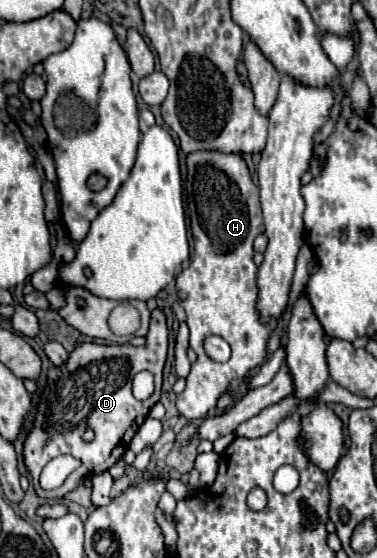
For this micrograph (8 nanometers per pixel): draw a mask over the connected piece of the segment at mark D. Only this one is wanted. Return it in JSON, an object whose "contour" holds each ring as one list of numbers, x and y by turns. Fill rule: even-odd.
{"contour":[[155,308,151,312,145,346,135,348,131,344,85,342,69,354,69,360,61,368,51,368,47,372,47,388,39,398,35,428,29,432,23,446,25,464,33,476,35,492,41,498,63,498,67,492,75,490,85,476,109,470,125,454,131,438,149,416,151,406,159,400,161,374,167,358,167,340,169,332,165,314,161,308],[143,370,149,370,155,376,155,392,147,400,137,400,131,392,131,380],[87,426,95,430,95,440,89,444,81,440],[59,454,71,454,73,458,83,460,83,464,69,474,61,488,45,492,39,486,39,474,43,466]]}

